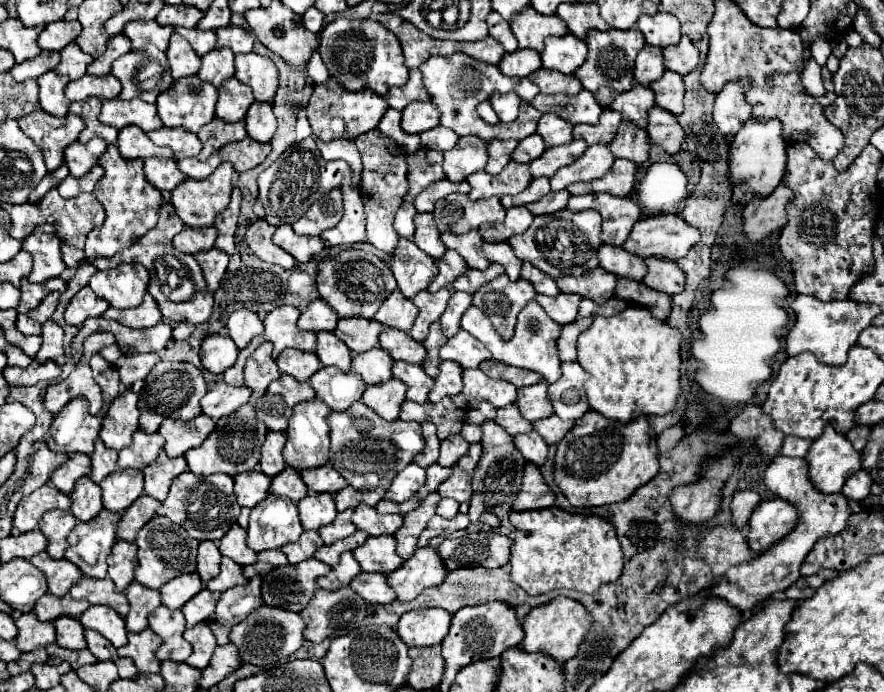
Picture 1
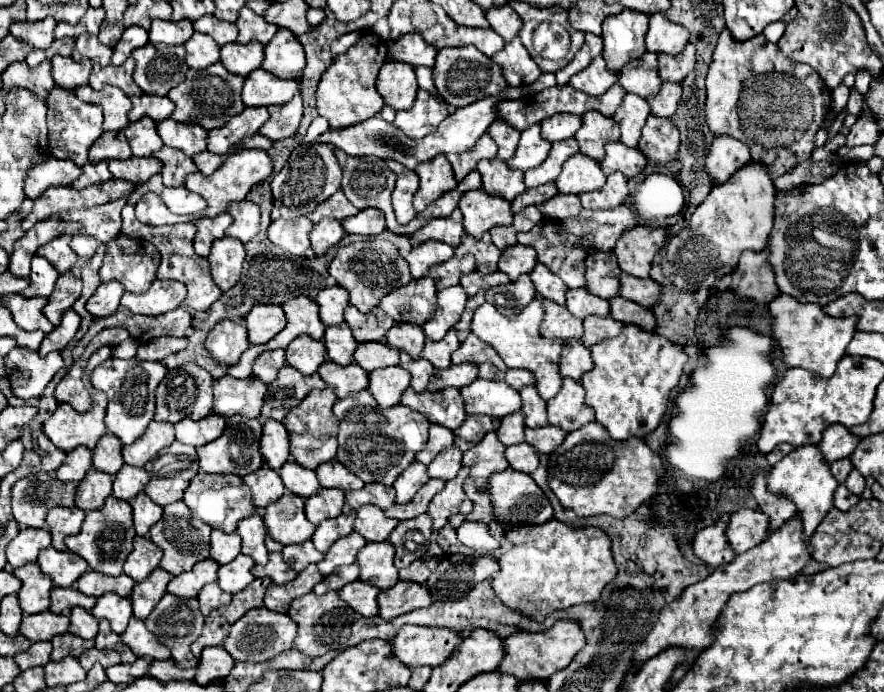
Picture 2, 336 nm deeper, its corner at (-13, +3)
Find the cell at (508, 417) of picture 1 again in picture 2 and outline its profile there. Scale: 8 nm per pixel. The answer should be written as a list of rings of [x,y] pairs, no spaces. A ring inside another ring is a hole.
[[[518,411],[518,413],[502,417],[502,423],[500,423],[496,435],[504,445],[518,445],[524,441],[524,429],[526,429],[524,413]]]

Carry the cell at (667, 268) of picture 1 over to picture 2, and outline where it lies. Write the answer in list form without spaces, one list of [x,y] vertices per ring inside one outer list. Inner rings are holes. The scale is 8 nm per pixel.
[[[622,273],[622,275],[620,275],[620,283],[622,283],[620,295],[622,295],[624,299],[636,301],[636,303],[640,303],[640,305],[644,305],[644,307],[654,307],[654,305],[660,301],[662,285],[658,285],[658,283],[652,281],[650,277],[642,279],[642,277],[634,277],[634,275]]]

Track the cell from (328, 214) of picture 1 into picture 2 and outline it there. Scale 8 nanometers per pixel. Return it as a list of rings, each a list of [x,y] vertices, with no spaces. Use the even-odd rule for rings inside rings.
[[[336,191],[330,199],[326,199],[324,203],[320,203],[320,205],[308,215],[308,219],[310,219],[312,223],[320,223],[324,217],[332,217],[332,219],[342,221],[342,219],[346,219],[346,217],[350,217],[350,215],[354,215],[354,213],[358,213],[358,209],[356,209],[354,205],[350,205],[348,197],[346,197],[342,191]]]

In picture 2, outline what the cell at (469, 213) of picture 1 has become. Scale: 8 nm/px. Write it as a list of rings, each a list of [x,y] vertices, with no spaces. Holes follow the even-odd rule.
[[[466,191],[458,201],[458,209],[464,215],[464,231],[472,237],[482,237],[496,225],[512,225],[512,209],[502,197],[490,197],[486,191]]]

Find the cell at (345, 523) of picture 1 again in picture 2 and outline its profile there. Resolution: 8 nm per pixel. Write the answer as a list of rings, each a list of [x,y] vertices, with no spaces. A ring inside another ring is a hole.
[[[352,511],[348,515],[342,513],[338,517],[334,517],[334,519],[322,521],[316,527],[316,533],[312,537],[312,543],[316,545],[316,549],[322,551],[322,553],[326,553],[334,545],[334,541],[338,541],[340,537],[352,533],[354,531],[354,519],[356,519],[356,513]]]

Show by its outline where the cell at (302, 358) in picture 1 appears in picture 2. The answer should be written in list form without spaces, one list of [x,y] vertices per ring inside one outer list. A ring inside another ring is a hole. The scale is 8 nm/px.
[[[300,335],[286,347],[286,361],[300,373],[312,375],[318,371],[322,361],[326,361],[326,347],[310,335]]]

